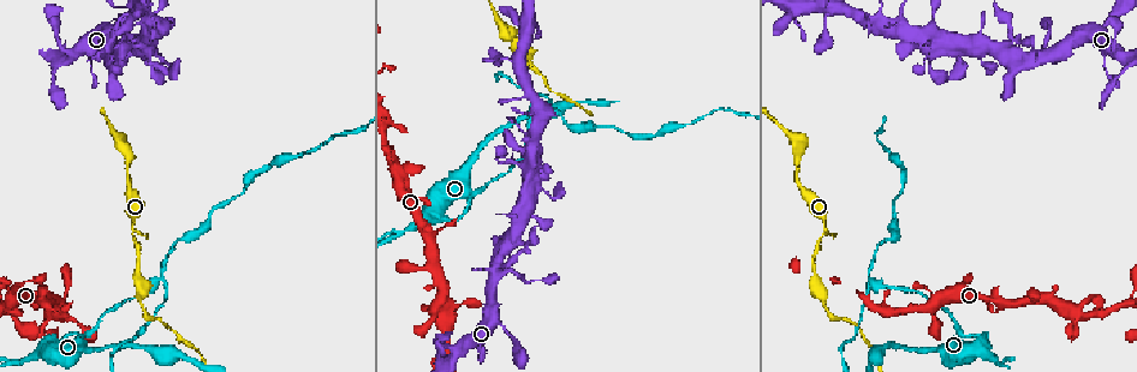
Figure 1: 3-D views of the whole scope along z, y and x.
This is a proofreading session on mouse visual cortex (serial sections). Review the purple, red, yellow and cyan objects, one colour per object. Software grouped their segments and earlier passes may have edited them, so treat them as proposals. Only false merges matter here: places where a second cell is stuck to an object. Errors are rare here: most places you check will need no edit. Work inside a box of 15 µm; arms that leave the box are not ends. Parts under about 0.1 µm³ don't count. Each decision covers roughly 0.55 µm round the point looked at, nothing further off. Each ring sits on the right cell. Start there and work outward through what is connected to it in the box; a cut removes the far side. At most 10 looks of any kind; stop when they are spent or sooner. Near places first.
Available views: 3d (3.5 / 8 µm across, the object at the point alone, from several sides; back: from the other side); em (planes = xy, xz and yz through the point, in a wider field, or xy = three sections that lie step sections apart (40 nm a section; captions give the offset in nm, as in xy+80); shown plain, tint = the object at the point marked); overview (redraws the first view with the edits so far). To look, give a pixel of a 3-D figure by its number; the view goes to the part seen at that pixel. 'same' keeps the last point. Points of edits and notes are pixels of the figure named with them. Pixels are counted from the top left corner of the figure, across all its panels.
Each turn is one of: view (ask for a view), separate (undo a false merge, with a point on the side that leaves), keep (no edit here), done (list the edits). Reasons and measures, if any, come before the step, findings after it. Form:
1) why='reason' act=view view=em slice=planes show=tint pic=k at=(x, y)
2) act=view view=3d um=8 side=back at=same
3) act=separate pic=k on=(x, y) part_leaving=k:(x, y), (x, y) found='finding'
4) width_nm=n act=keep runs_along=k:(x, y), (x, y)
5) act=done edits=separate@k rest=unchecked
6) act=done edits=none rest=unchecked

why='a fork' act=view view=3d um=8 pic=1 at=(435, 212)

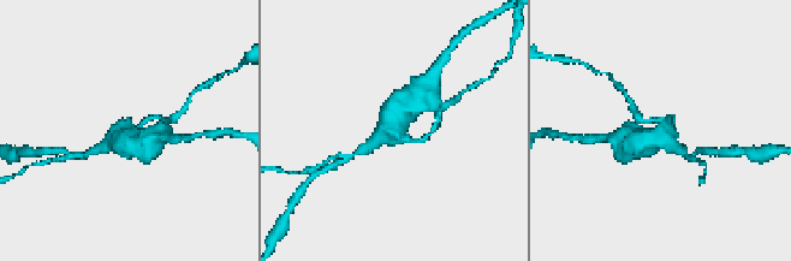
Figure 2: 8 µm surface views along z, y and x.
arms=3 arm_widths_nm=150,350,700 why='shape alone is not enough' act=view view=em slice=planes show=tint pic=2 at=(395, 135)

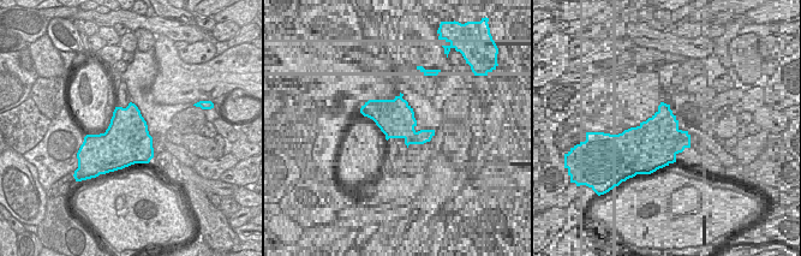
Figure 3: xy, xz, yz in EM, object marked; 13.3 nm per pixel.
act=separate pic=2 on=(309, 170) part_leaving=2:(404, 140), (423, 140), (438, 118) found='a second cell is stuck on'

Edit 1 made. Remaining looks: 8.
why='calibre changes' act=view view=3d um=8 side=back pic=2 at=(441, 65)

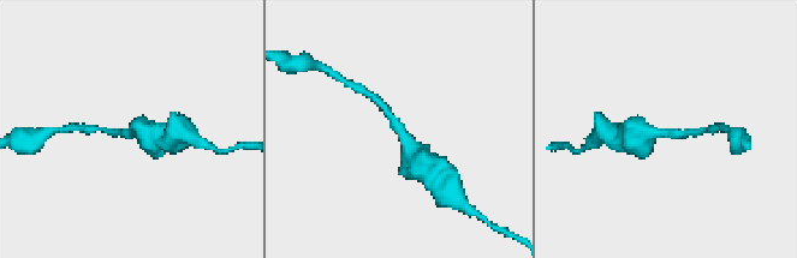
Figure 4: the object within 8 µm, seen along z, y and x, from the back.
act=view view=3d um=3.5 pic=4 at=(129, 133)

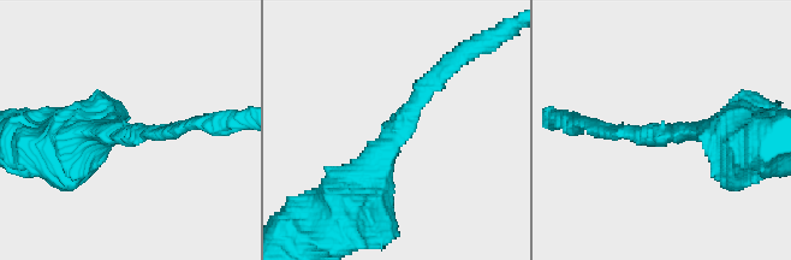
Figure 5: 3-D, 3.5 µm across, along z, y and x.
act=keep runs_along=5:(350, 211), (434, 78) found='all the same cell'

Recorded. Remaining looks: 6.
why='thin neck' act=view view=3d um=3.5 pic=1 at=(134, 238)

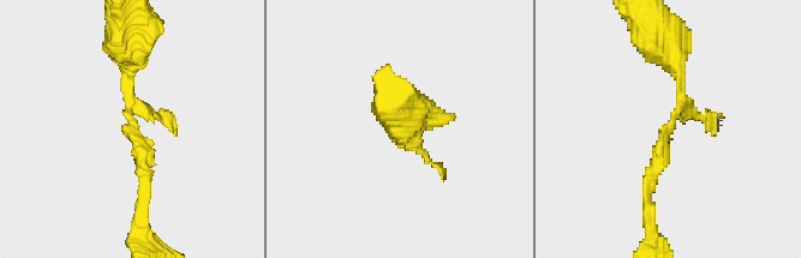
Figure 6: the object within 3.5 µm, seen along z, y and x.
why='now the EM' act=view view=em slice=planes show=tint pic=6 at=(675, 118)

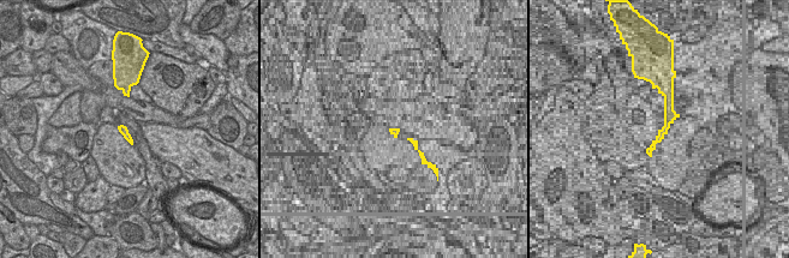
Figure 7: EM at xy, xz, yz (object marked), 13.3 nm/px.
act=keep runs_along=6:(663, 40), (681, 106), (647, 187) found='continuous, no second cell'

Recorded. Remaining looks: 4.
why='sudden change in width' act=view view=3d um=3.5 pic=1 at=(128, 170)

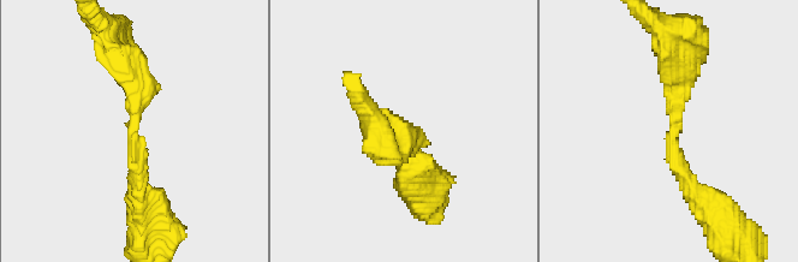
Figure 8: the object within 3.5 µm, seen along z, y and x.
arm_widths_nm=250,350 why='now the EM' act=view view=em slice=xy step=3 show=tint pic=8 at=(671, 136)

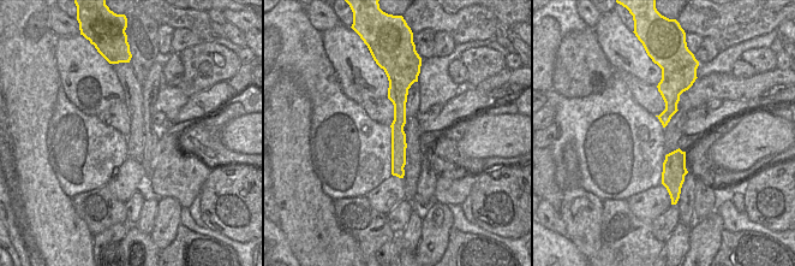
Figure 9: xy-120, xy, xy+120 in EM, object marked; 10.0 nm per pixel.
width_nm=150 act=keep runs_along=9:(405, 82), (399, 88), (399, 173) found='one cell here'

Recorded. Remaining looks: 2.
act=done edits=separate@2 rest=unchecked

